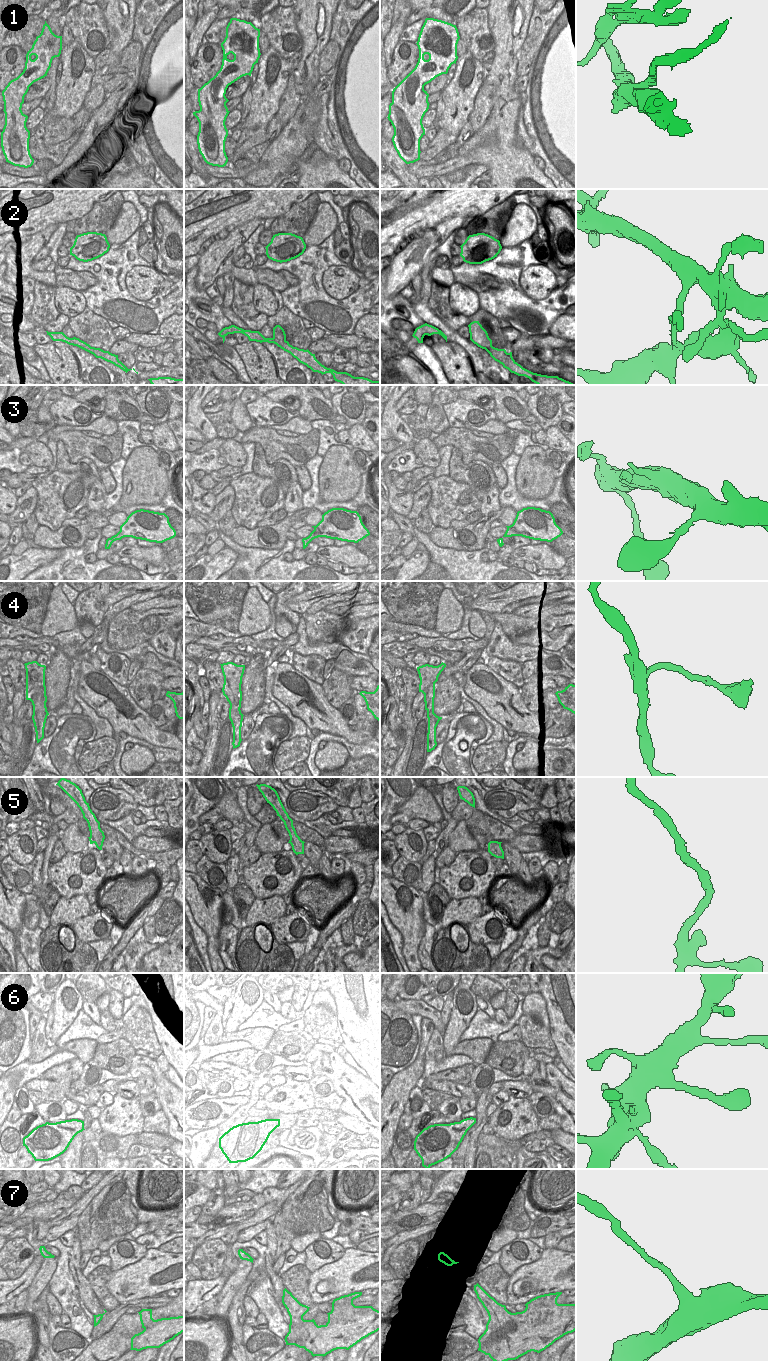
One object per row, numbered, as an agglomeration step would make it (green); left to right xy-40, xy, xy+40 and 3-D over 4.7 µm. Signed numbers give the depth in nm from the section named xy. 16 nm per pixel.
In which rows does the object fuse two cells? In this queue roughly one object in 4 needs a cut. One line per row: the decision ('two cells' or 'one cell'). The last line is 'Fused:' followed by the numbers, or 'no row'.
1: two cells
2: one cell
3: one cell
4: two cells
5: one cell
6: one cell
7: two cells
Fused: 1, 4, 7

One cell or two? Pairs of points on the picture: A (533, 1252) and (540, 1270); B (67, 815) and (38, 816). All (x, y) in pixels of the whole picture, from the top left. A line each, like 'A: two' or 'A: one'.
A: two
B: one

